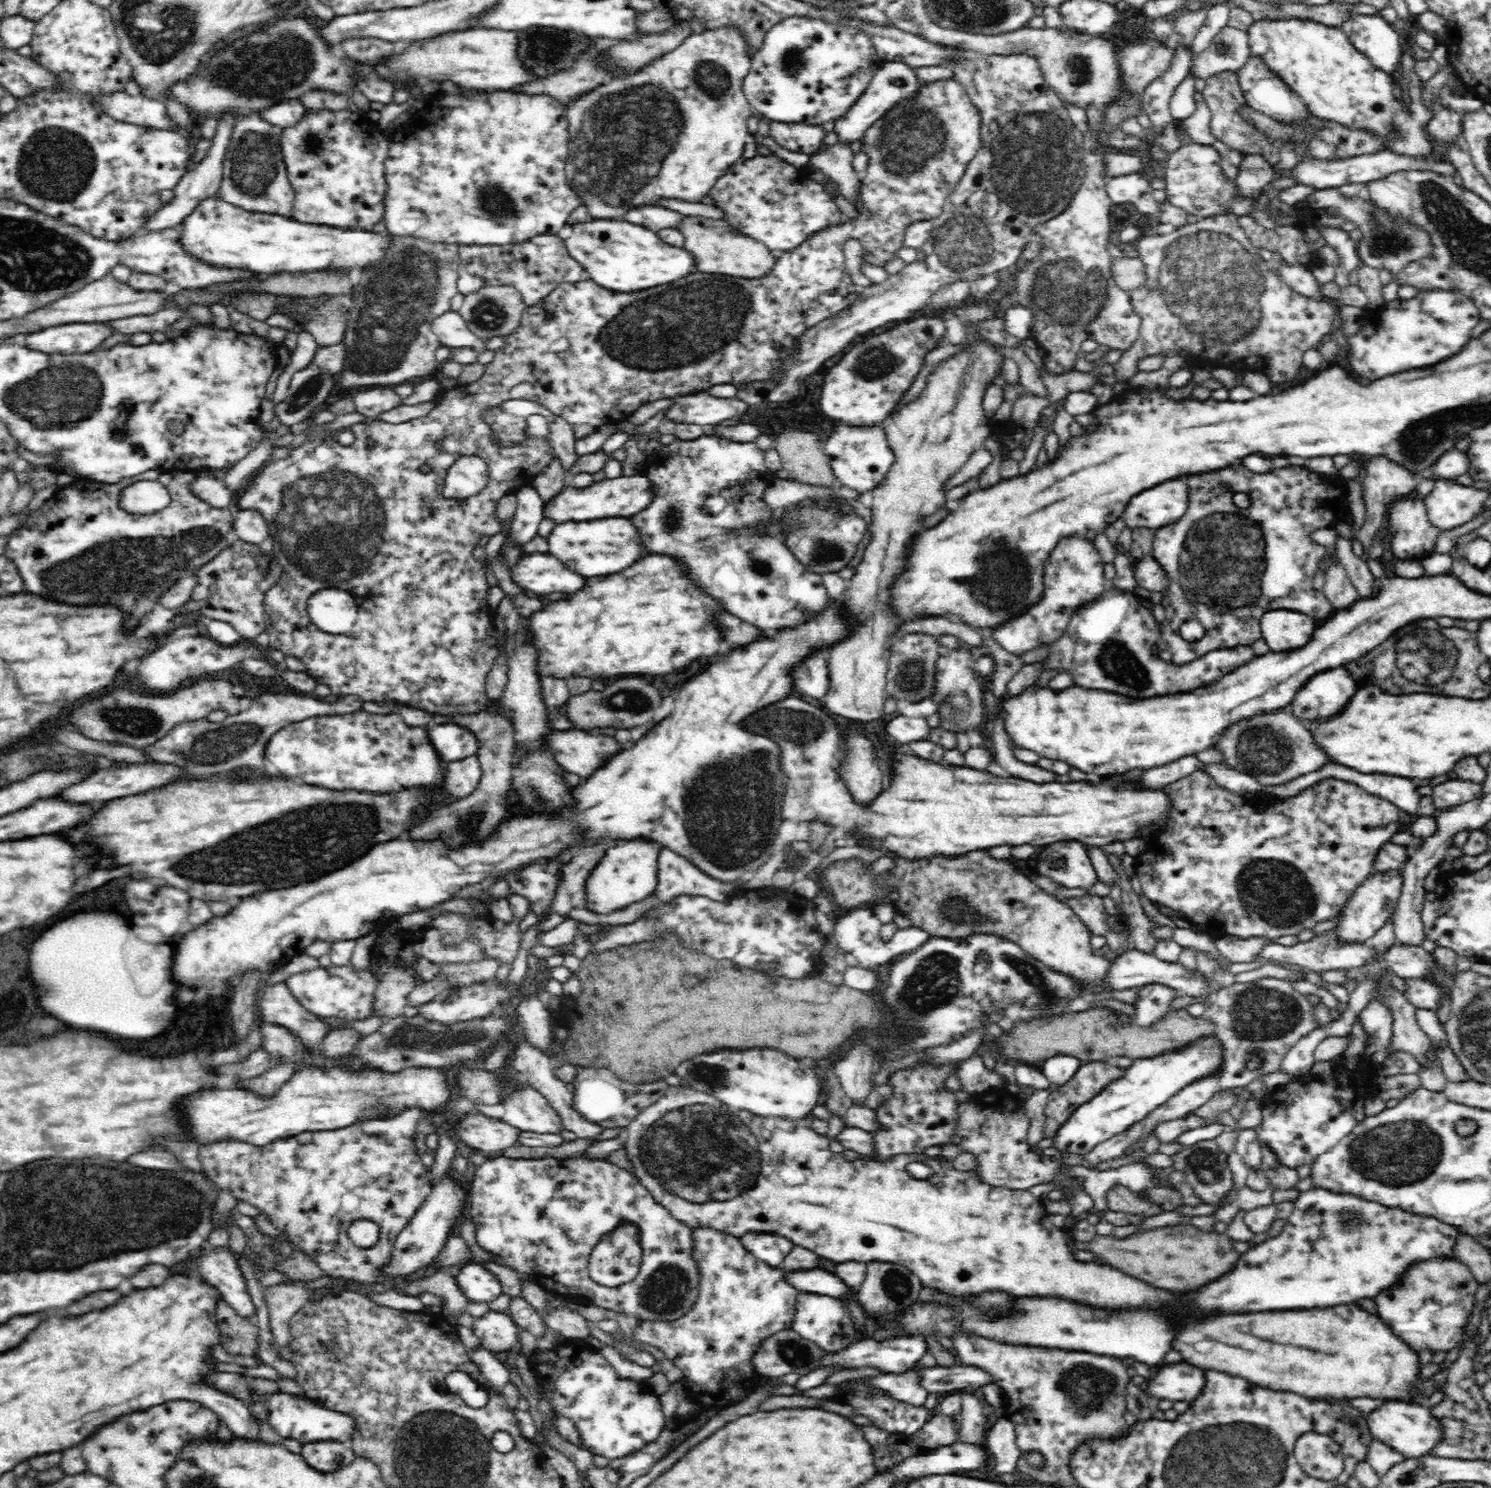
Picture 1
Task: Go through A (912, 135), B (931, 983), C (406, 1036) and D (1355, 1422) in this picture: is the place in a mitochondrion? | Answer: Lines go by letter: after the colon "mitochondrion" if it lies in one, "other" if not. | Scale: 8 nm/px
A: mitochondrion
B: mitochondrion
C: mitochondrion
D: other

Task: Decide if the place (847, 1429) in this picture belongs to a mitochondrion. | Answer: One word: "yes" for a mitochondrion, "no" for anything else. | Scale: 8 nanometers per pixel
no

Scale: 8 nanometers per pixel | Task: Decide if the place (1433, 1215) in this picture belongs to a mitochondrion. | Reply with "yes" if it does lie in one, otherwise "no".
no

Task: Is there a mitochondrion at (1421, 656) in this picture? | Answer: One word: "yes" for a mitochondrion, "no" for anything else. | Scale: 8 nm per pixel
yes

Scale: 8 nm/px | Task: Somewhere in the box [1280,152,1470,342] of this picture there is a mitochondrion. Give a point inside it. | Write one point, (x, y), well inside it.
(1385, 239)

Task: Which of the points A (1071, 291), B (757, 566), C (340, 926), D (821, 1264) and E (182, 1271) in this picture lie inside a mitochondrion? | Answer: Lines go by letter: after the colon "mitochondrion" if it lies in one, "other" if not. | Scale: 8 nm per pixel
A: mitochondrion
B: mitochondrion
C: other
D: other
E: other

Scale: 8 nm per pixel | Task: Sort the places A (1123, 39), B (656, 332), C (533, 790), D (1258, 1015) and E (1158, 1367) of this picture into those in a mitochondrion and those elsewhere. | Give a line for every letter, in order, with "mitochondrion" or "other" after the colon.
A: other
B: mitochondrion
C: mitochondrion
D: mitochondrion
E: other

